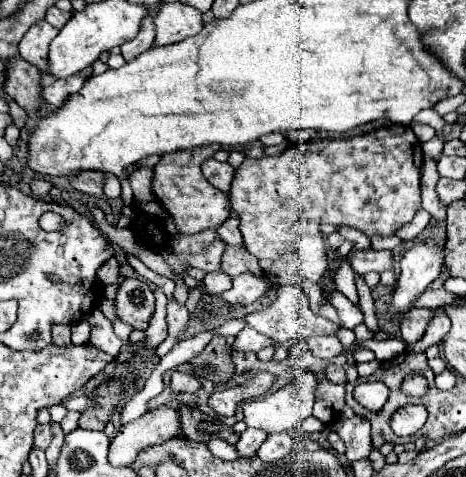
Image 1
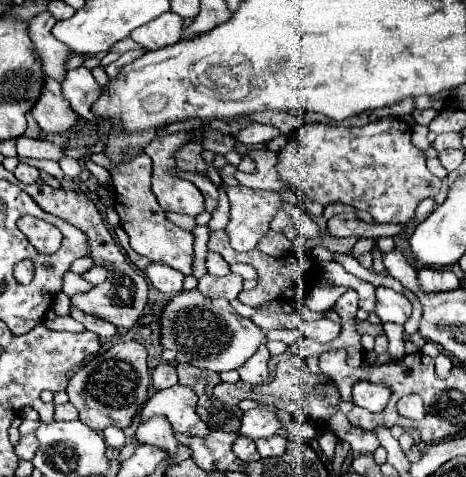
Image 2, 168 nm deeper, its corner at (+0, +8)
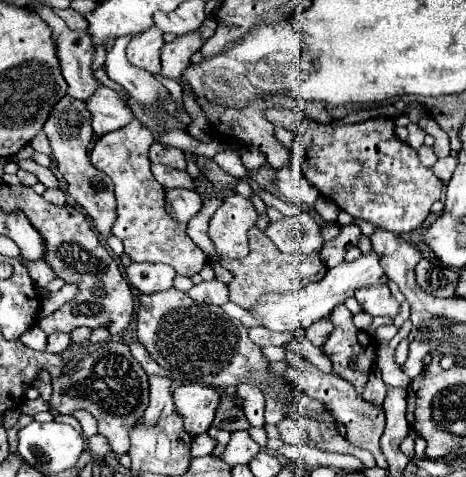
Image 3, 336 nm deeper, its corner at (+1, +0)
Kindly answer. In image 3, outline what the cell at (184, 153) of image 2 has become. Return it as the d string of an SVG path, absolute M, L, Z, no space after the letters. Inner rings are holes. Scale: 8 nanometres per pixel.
M155 142L151 146L149 156L151 156L153 164L165 164L165 166L171 166L171 168L177 168L177 170L185 170L187 168L185 152L179 150L179 148L173 148L173 146L165 146L161 142Z

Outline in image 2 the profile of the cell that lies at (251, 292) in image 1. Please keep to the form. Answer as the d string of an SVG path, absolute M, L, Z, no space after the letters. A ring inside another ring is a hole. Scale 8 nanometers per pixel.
M204 274L198 280L198 290L208 298L234 300L238 296L238 292L242 290L242 276L240 274L228 274L228 276Z

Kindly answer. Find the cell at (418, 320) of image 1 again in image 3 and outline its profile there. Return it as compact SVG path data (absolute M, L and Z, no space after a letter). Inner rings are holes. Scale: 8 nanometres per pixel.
M375 284L369 288L361 288L355 292L361 308L371 316L387 316L395 318L399 314L399 302L393 298L387 284Z

